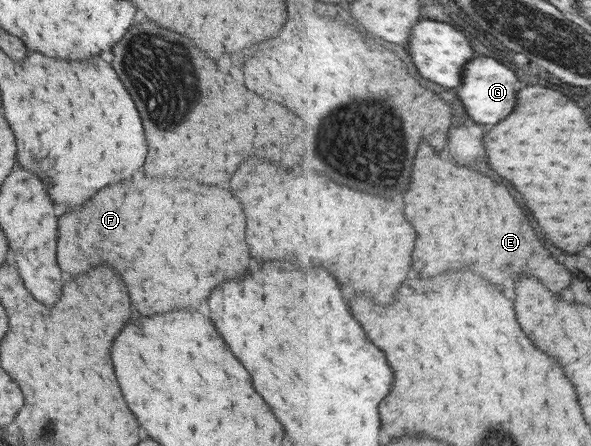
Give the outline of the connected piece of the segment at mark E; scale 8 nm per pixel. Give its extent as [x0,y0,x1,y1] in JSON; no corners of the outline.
[406,145,572,293]

